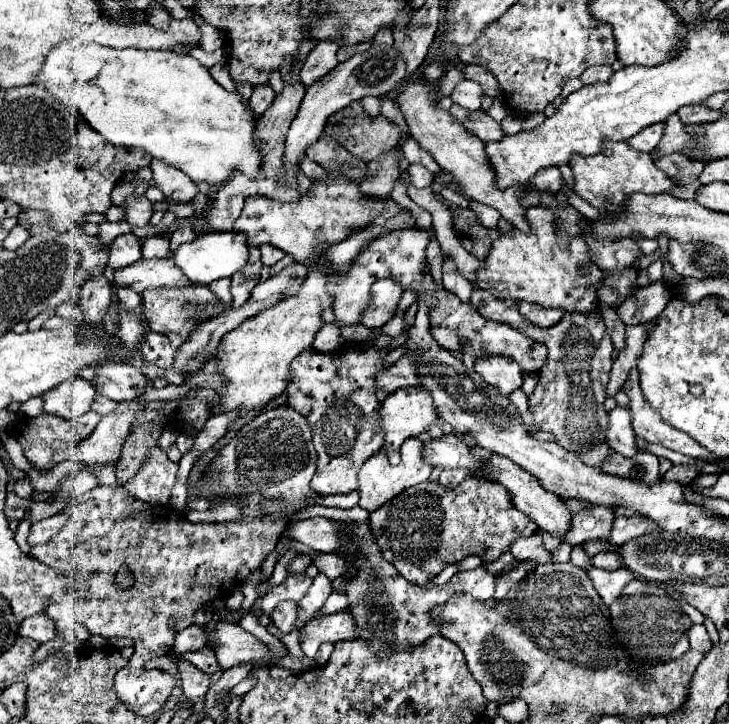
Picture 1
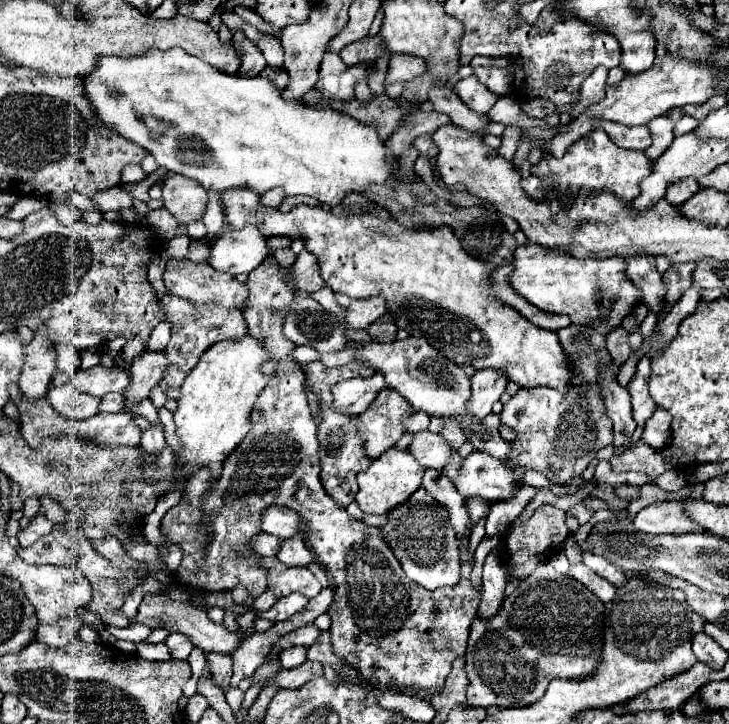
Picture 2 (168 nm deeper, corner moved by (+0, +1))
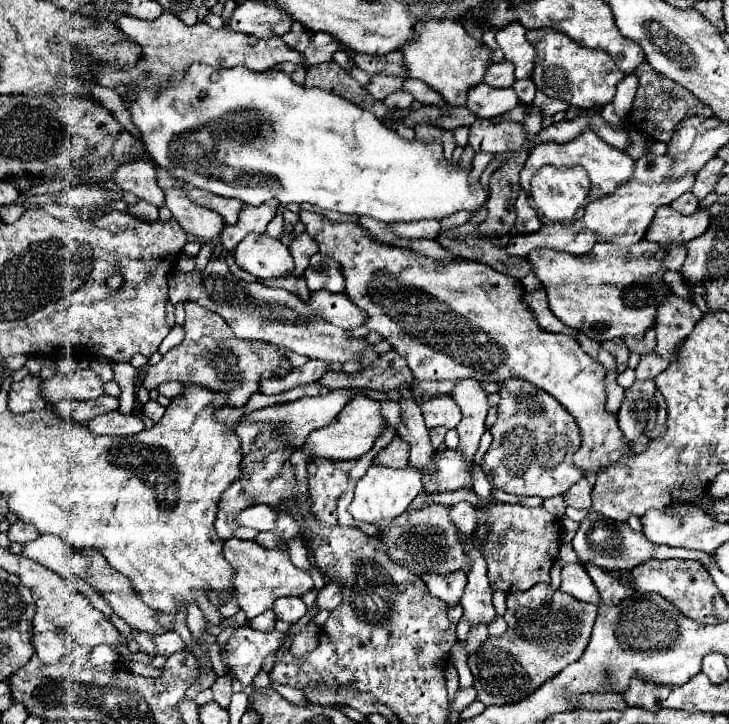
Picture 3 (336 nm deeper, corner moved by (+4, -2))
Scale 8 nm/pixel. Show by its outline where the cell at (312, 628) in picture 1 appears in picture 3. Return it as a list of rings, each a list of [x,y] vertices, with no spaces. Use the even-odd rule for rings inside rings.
[[[238,627],[230,635],[230,641],[224,645],[224,663],[234,679],[244,687],[252,683],[260,671],[262,661],[272,655],[282,643],[282,633],[262,633],[250,627]]]

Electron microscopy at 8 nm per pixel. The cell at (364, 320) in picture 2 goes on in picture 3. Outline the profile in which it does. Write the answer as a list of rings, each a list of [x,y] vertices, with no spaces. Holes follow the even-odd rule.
[[[310,293],[310,299],[306,303],[318,317],[330,321],[332,325],[338,325],[340,329],[354,329],[366,321],[362,309],[358,309],[346,295],[340,293]]]

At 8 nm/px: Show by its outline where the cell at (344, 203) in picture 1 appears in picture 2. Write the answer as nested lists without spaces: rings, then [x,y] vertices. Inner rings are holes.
[[[228,190],[220,194],[226,222],[232,228],[242,228],[244,224],[254,224],[270,236],[288,236],[292,240],[302,240],[304,248],[318,258],[320,276],[336,294],[346,294],[352,298],[368,298],[382,290],[388,312],[394,316],[396,324],[404,328],[408,334],[424,336],[428,342],[446,358],[456,364],[472,364],[476,370],[482,368],[496,368],[504,372],[512,382],[520,388],[538,388],[548,386],[560,392],[568,390],[568,382],[572,372],[566,364],[566,356],[558,342],[556,332],[542,330],[522,318],[514,308],[504,306],[500,300],[490,296],[488,290],[488,276],[496,268],[492,264],[480,262],[464,252],[454,230],[448,226],[438,230],[410,230],[404,226],[390,226],[376,214],[358,212],[358,214],[344,214],[336,216],[322,208],[310,206],[296,206],[290,212],[270,210],[268,206],[258,204],[258,196],[254,192],[244,190]]]

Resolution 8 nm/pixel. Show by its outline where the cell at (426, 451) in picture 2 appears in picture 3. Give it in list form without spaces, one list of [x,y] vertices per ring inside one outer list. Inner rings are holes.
[[[396,435],[390,441],[390,445],[386,445],[384,449],[380,449],[376,453],[376,457],[372,459],[372,463],[374,465],[392,467],[392,469],[400,469],[400,467],[406,467],[408,465],[408,455],[410,455],[410,445]]]

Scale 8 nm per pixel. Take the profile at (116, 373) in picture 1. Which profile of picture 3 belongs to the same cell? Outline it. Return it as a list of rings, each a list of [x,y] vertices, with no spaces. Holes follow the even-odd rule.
[[[80,369],[70,375],[52,375],[42,381],[42,399],[58,403],[62,399],[96,399],[104,395],[102,381],[92,369]]]

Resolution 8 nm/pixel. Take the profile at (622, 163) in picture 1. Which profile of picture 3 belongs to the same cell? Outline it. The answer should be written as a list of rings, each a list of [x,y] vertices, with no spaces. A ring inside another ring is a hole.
[[[586,129],[584,133],[580,133],[580,137],[576,137],[574,141],[568,141],[568,143],[562,143],[562,145],[550,143],[550,141],[538,143],[538,147],[534,147],[534,149],[530,151],[530,157],[528,157],[528,161],[526,161],[526,165],[524,165],[522,173],[520,173],[520,187],[522,187],[522,189],[530,191],[530,179],[532,179],[532,175],[534,175],[542,165],[556,165],[556,167],[560,167],[560,169],[562,169],[562,167],[576,167],[576,165],[584,167],[584,169],[588,171],[588,175],[590,175],[590,195],[588,195],[590,201],[610,195],[610,193],[616,189],[616,185],[626,183],[626,181],[630,179],[632,171],[634,171],[634,161],[632,161],[624,151],[618,151],[616,147],[604,143],[604,141],[602,141],[594,131],[590,131],[590,129]]]

